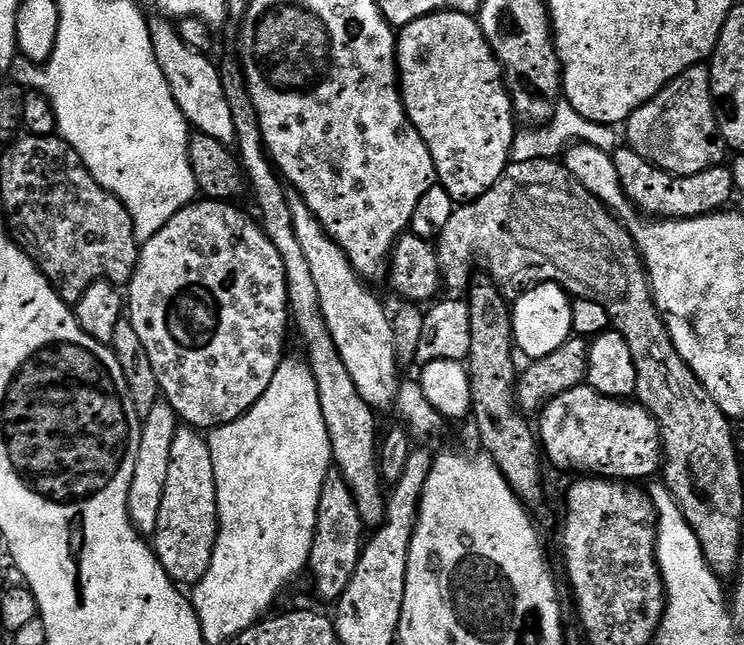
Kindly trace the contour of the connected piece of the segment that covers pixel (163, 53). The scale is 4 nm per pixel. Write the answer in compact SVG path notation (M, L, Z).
M149 19L148 29L154 42L154 58L158 58L158 66L162 66L166 82L170 82L174 102L178 102L178 110L182 110L189 125L196 132L218 138L218 142L235 145L234 118L230 114L230 102L226 102L226 90L222 90L221 69L217 65L215 68L205 53L190 50L190 46L182 42L177 25L171 19Z

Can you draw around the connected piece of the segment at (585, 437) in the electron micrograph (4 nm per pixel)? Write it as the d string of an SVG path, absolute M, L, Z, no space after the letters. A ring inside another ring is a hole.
M583 383L544 405L538 419L538 439L549 465L585 468L585 473L603 473L611 481L623 482L642 482L661 471L664 443L660 427L638 402L607 396Z

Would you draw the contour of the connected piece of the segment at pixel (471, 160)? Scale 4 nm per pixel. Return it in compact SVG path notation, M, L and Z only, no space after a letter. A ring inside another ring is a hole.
M431 12L428 16L410 22L405 28L399 29L396 38L396 71L400 81L400 97L404 103L404 109L414 130L418 130L422 142L426 142L426 150L430 150L430 158L434 158L434 170L439 187L444 188L446 194L450 194L450 198L456 201L457 205L470 204L482 198L482 194L486 194L486 190L494 187L498 178L502 178L502 174L508 168L512 158L512 143L518 131L518 117L512 111L512 99L508 88L504 85L504 69L500 67L490 42L486 42L480 29L479 19L466 12Z

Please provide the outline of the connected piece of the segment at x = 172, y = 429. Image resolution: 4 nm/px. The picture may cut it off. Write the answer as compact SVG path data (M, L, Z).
M161 402L142 417L140 441L138 442L138 462L134 466L134 482L130 482L128 513L132 524L141 536L148 538L158 526L158 510L162 510L162 494L166 490L166 477L170 470L170 446L178 427L178 417L167 402Z

